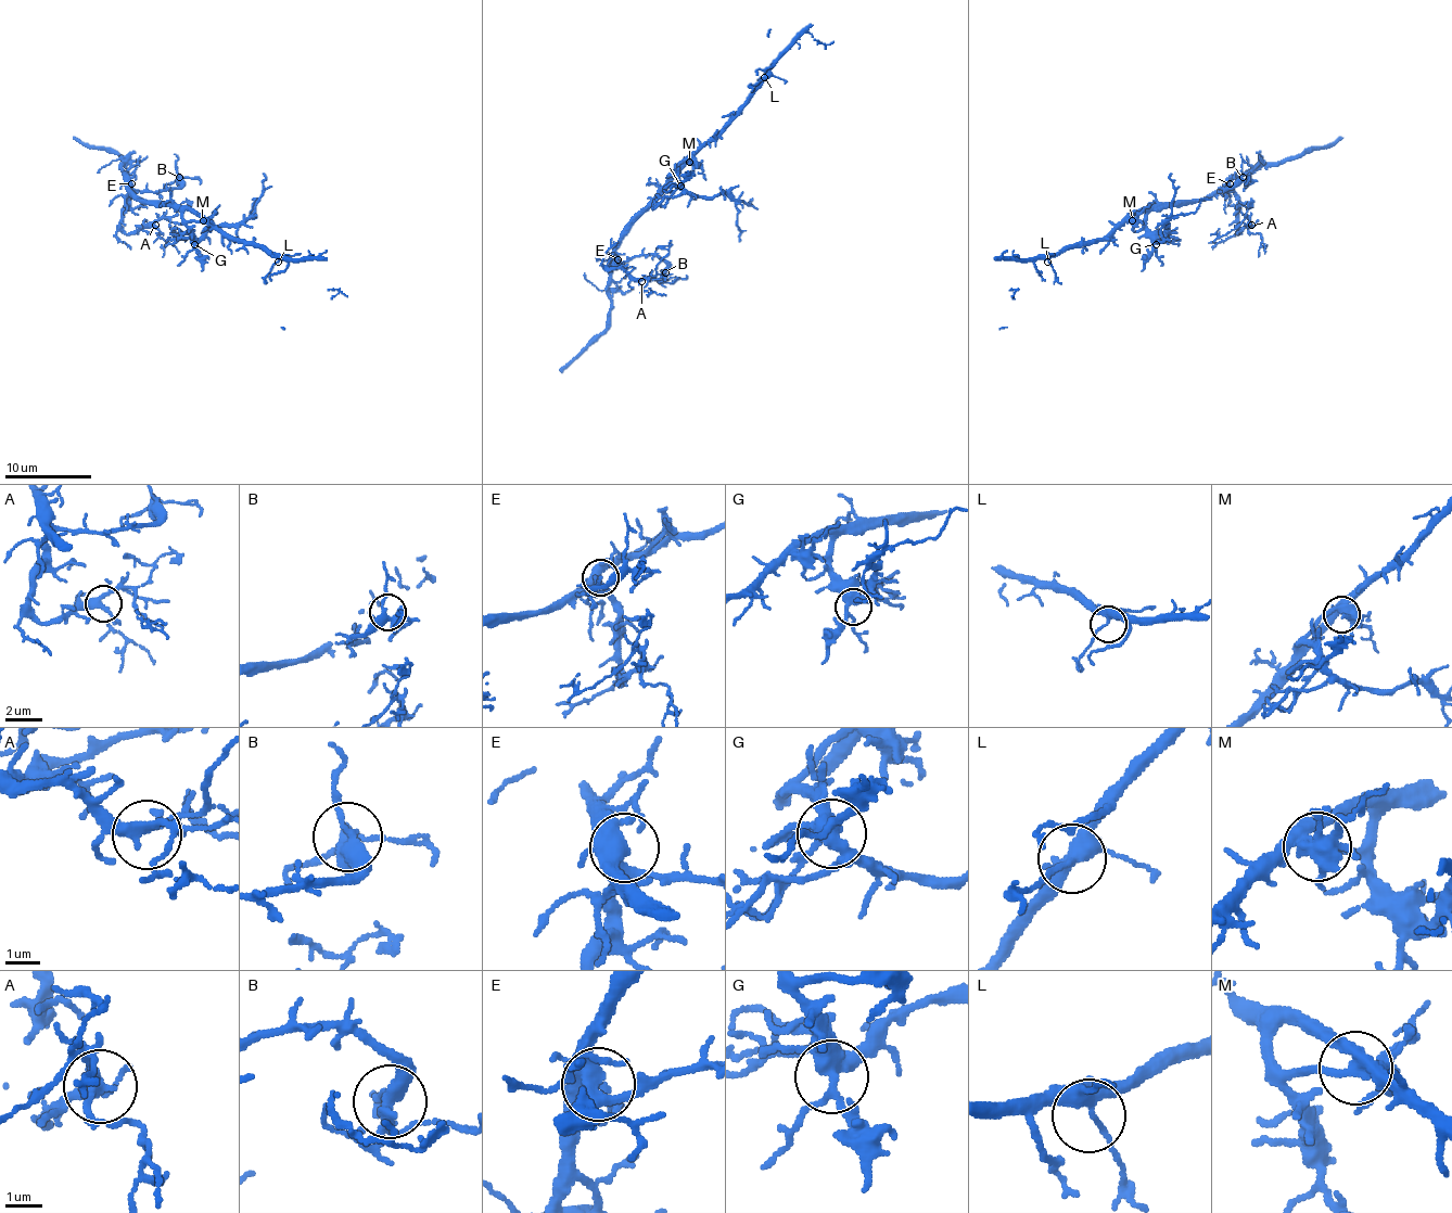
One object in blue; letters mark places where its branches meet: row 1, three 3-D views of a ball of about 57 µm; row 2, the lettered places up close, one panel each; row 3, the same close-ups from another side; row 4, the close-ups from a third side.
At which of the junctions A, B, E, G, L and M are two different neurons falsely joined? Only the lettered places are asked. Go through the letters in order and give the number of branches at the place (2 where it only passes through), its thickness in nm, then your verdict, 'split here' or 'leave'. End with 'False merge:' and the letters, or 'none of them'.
A: 4 branches meet; 280 nm thick; leave
B: 4 branches meet; 340 nm thick; leave
E: 5 branches meet; 440 nm thick; leave
G: 6 branches meet; 400 nm thick; leave
L: 3 branches meet; 280 nm thick; leave
M: 8 branches meet; 440 nm thick; leave
False merge: none of them

